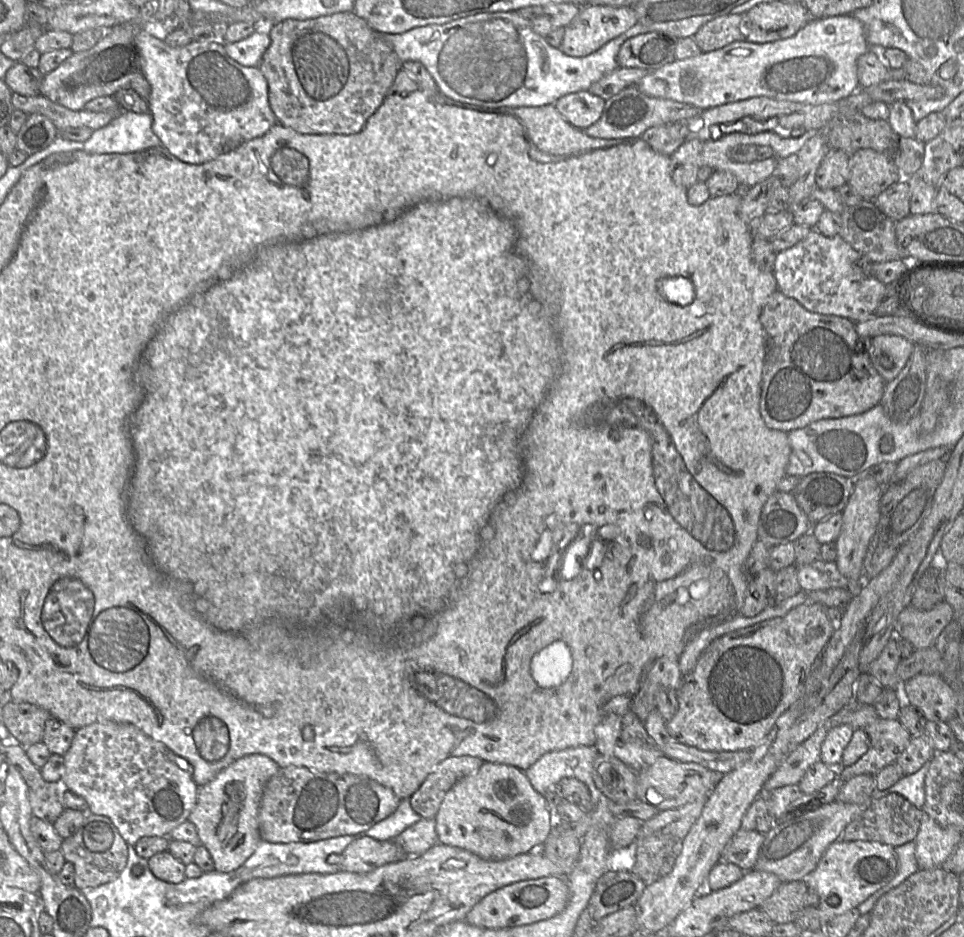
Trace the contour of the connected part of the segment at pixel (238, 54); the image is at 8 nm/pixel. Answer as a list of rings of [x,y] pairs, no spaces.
[[[257,29],[249,37],[234,43],[224,43],[228,55],[246,67],[258,67],[262,57],[270,46],[268,30]]]

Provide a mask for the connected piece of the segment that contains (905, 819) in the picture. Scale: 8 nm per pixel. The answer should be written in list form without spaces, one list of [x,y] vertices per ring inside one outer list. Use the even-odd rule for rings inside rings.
[[[890,793],[873,799],[870,805],[845,827],[839,839],[842,841],[874,841],[892,847],[901,846],[915,840],[922,815],[922,809],[916,808],[900,794]]]

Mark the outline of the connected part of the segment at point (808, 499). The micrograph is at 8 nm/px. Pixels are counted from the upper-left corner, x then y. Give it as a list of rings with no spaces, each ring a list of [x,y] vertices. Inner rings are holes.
[[[811,473],[800,478],[792,493],[813,526],[842,512],[854,483],[854,479],[833,473]]]

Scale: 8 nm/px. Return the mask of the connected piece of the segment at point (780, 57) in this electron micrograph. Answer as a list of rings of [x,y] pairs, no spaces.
[[[851,15],[811,18],[794,36],[767,43],[746,40],[649,72],[635,86],[644,94],[706,110],[765,96],[811,105],[832,103],[859,89],[857,60],[870,49],[862,23]]]

